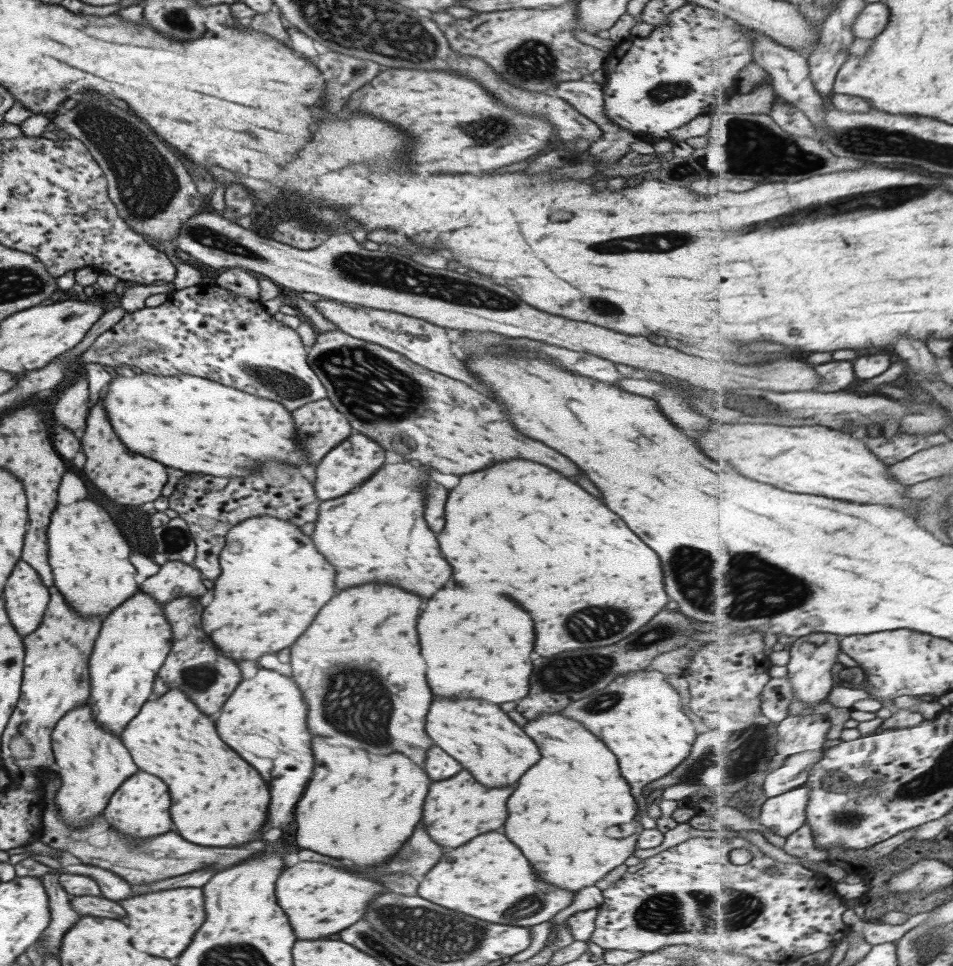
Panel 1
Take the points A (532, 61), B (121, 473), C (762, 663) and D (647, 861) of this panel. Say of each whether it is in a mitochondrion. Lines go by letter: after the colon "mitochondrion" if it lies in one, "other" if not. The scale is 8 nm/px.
A: mitochondrion
B: other
C: other
D: other

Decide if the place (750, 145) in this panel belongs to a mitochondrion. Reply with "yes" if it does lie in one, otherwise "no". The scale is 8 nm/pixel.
yes

